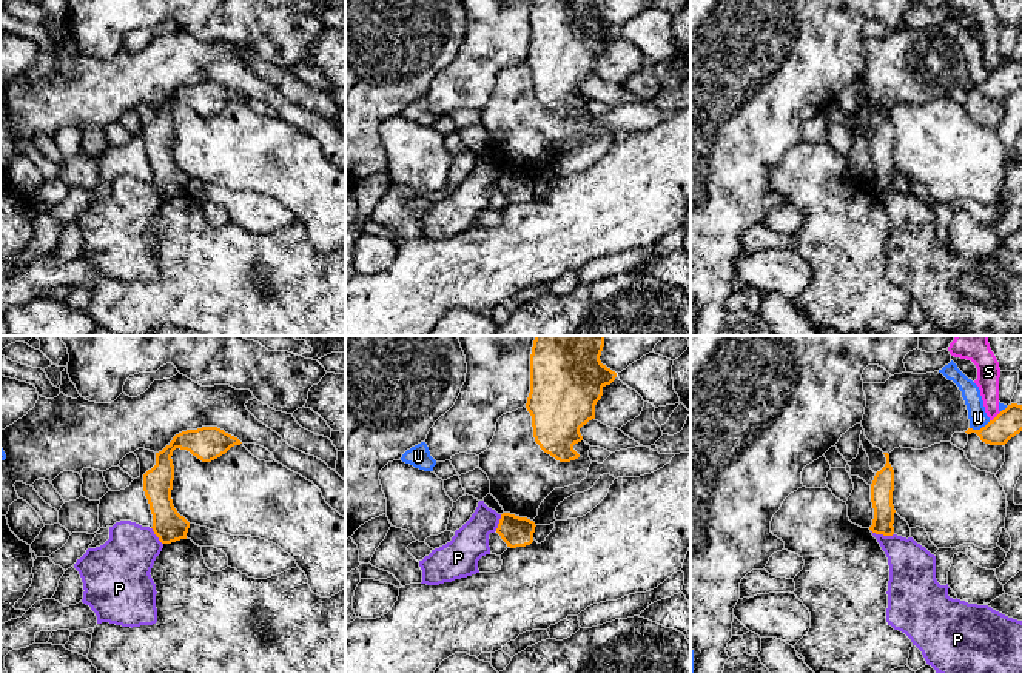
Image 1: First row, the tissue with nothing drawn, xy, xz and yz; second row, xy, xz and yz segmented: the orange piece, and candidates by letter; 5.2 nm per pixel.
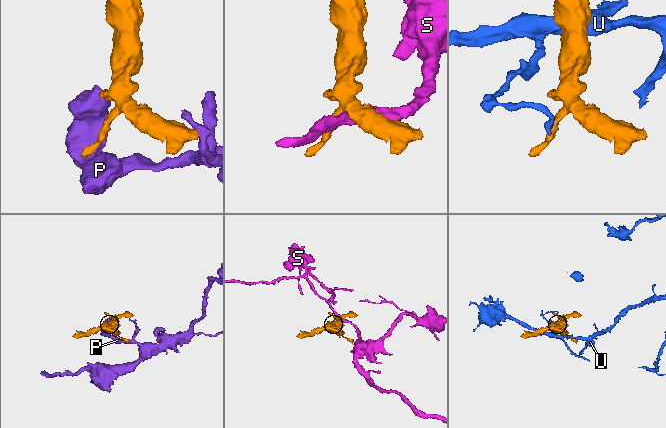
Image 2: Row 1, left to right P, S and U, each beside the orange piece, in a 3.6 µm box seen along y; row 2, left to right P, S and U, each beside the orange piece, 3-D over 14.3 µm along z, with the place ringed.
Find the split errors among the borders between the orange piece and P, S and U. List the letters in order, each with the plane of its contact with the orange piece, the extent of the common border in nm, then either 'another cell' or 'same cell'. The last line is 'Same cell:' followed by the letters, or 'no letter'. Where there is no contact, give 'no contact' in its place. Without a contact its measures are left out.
P: meets orange in yz; contact 120 nm long; another cell
S: meets orange in yz; contact 80 nm long; another cell
U: meets orange in yz; contact 120 nm long; another cell
Same cell: no letter

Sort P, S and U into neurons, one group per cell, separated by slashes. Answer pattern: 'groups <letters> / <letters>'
groups P / S / U

